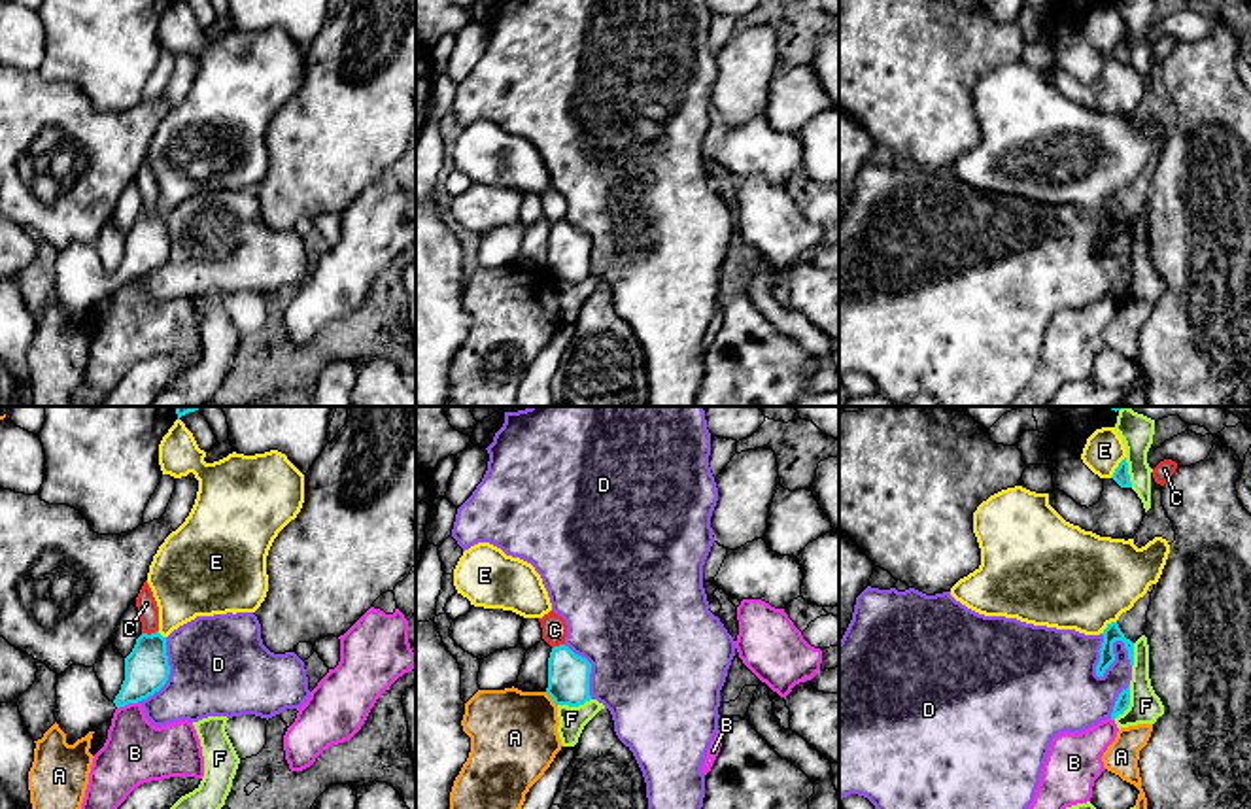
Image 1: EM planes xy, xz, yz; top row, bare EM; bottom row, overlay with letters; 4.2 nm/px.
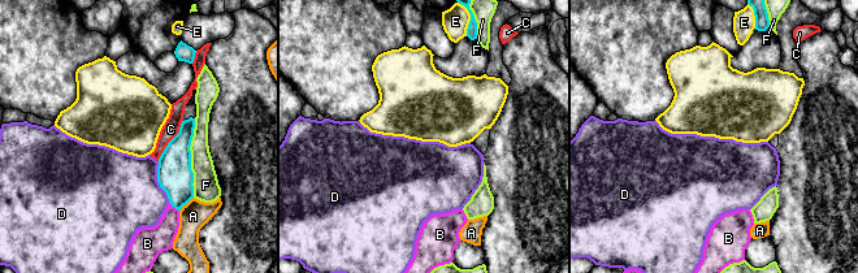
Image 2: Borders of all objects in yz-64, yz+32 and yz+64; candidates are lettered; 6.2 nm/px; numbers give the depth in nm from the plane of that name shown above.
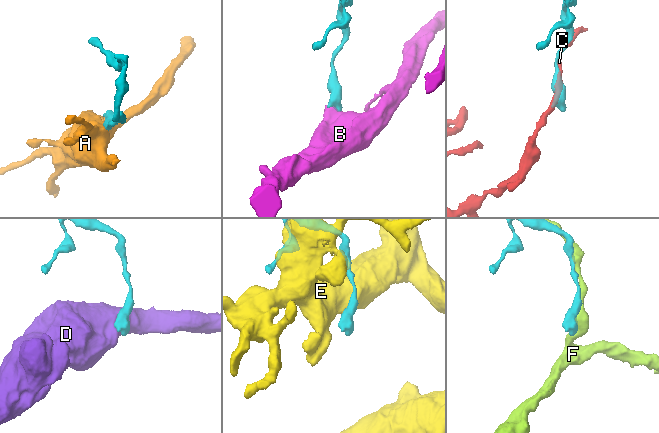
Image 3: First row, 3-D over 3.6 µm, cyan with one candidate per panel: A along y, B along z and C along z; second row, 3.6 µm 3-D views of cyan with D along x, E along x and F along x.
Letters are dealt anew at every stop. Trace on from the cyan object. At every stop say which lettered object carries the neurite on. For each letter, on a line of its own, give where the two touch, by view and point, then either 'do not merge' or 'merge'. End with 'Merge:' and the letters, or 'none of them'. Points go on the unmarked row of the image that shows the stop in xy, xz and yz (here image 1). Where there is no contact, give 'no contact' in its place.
A: xz (552, 275) | do not merge
B: xy (127, 280) | do not merge
C: xy (152, 210) | do not merge
D: yz (1113, 233) | do not merge
E: yz (1117, 44) | do not merge
F: yz (1129, 280) | do not merge
Merge: none of them

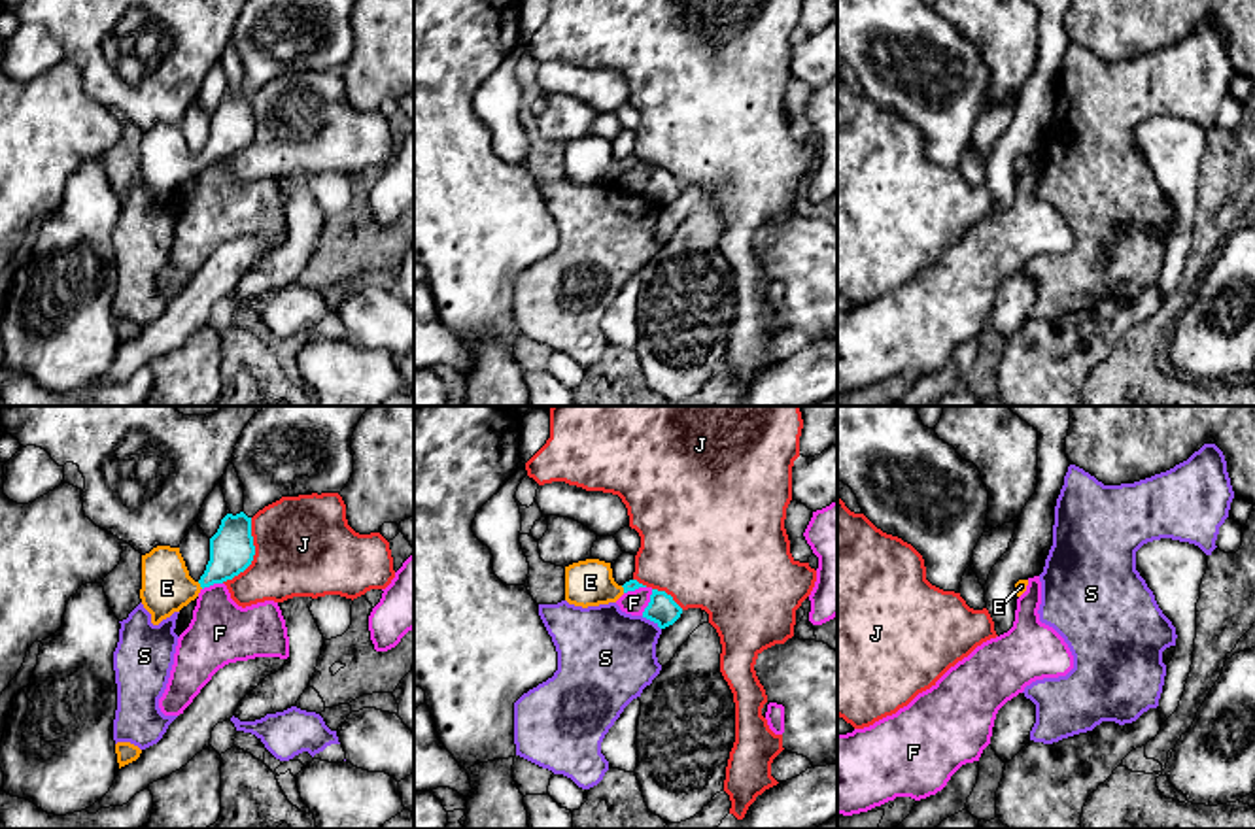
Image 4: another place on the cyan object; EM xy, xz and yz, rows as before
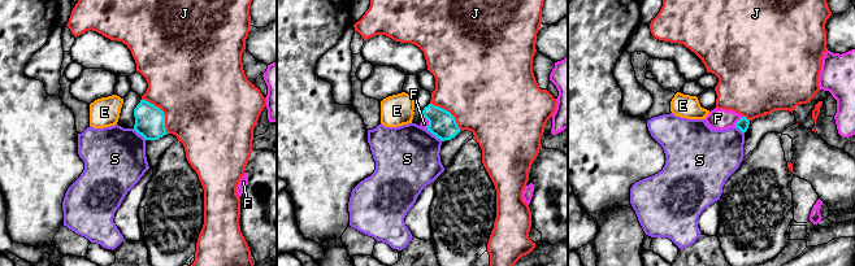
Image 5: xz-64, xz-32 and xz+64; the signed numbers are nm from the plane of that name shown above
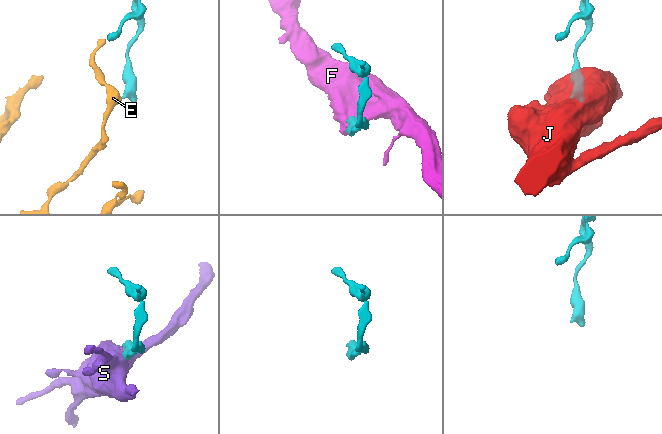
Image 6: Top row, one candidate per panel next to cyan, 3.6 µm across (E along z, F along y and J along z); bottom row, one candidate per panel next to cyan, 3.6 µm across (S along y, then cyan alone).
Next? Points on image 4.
E: xy (201, 163) | merge
F: xz (649, 180) | do not merge
J: xy (254, 131) | do not merge
S: xz (651, 197) | do not merge
Merge: E

